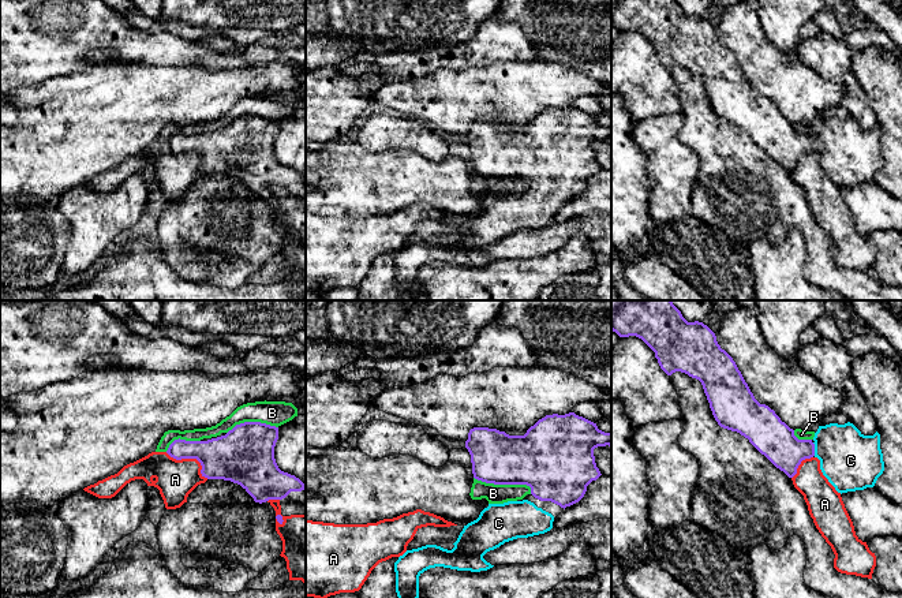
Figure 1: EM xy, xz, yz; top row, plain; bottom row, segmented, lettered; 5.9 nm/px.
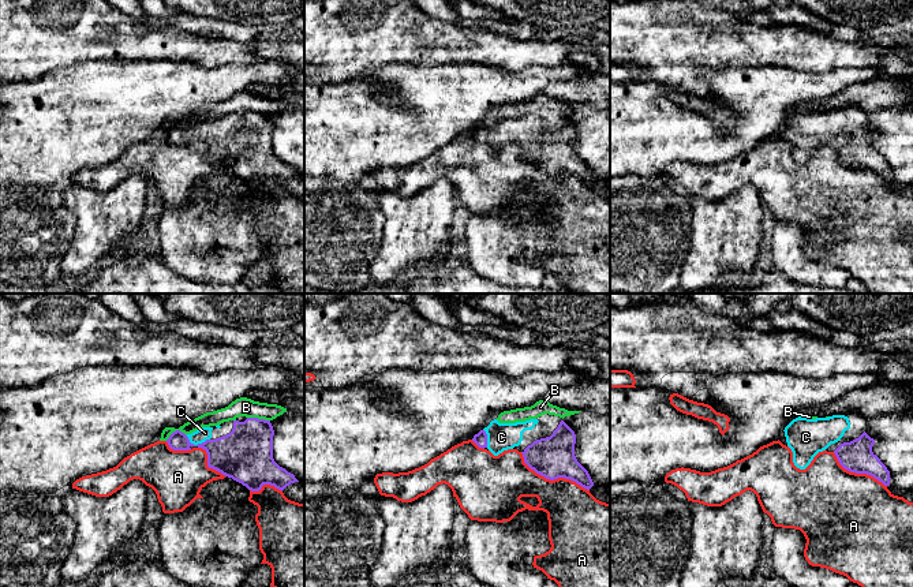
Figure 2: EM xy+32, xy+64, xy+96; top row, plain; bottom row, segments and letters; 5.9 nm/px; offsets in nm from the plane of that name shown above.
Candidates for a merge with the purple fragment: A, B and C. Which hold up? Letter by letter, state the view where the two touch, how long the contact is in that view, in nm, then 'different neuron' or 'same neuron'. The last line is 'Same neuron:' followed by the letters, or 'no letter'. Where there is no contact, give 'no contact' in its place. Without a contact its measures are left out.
A: contact in xy; length 300 nm; different neuron
B: contact in xz; length 360 nm; different neuron
C: contact in yz; length 80 nm; same neuron
Same neuron: C

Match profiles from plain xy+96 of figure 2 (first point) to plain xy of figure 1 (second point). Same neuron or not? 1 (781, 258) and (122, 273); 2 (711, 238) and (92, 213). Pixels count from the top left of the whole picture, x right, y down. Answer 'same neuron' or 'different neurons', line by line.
1: different neurons
2: same neuron

